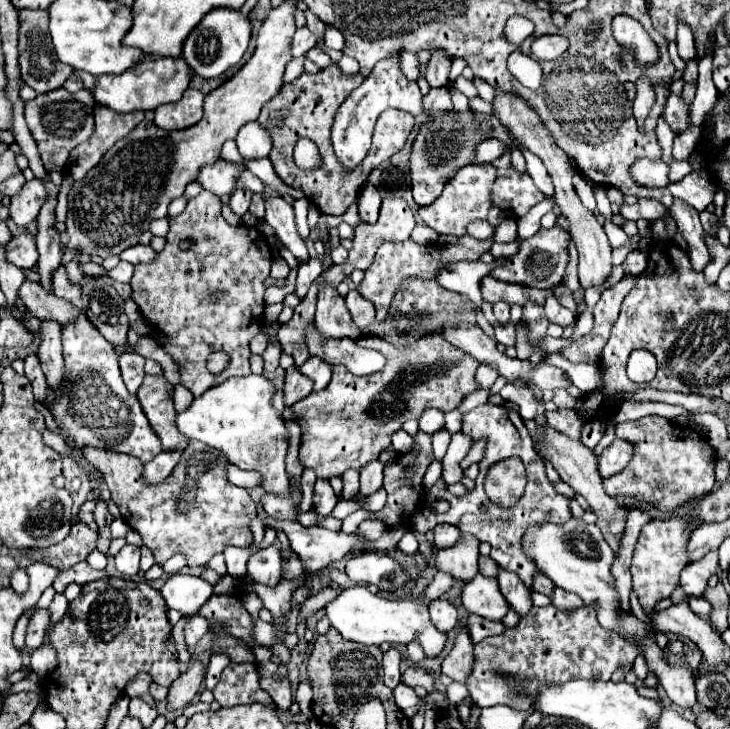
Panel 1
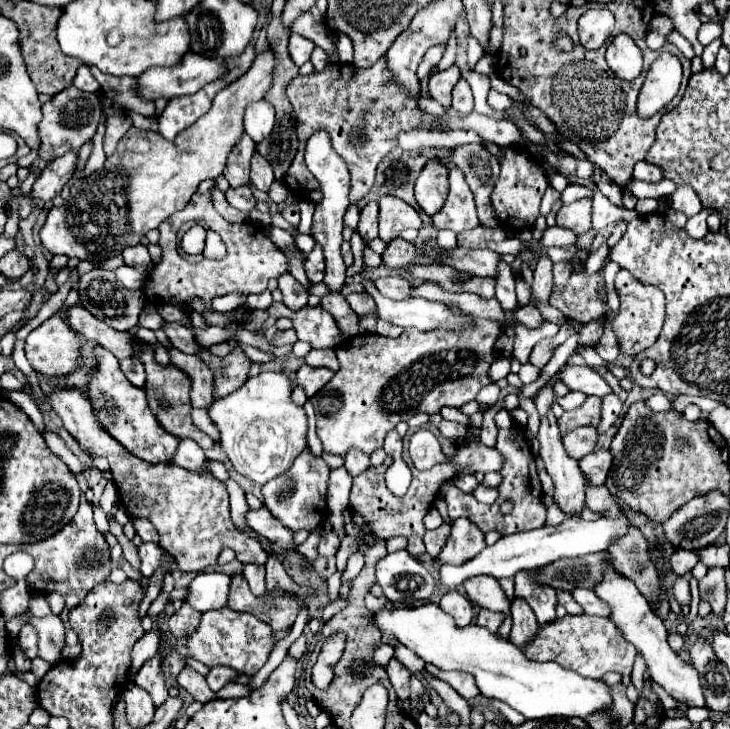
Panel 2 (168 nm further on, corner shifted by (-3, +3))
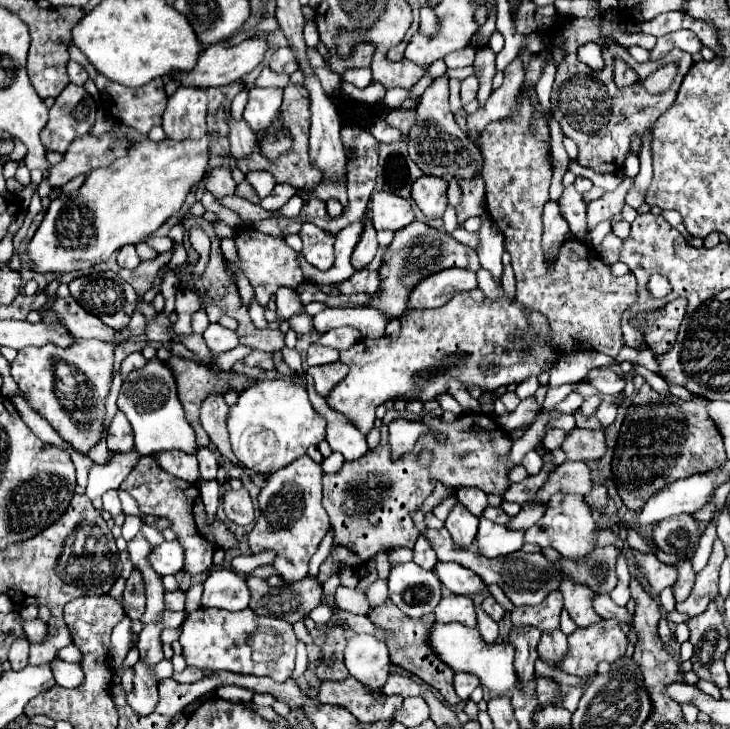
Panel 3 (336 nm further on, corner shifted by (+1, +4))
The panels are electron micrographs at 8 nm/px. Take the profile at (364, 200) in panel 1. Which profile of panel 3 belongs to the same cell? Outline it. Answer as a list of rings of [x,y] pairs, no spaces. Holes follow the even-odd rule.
[[[364,215],[364,231],[360,235],[360,241],[352,253],[352,265],[354,269],[364,269],[376,255],[378,243],[376,243],[376,229],[372,227],[370,215]]]

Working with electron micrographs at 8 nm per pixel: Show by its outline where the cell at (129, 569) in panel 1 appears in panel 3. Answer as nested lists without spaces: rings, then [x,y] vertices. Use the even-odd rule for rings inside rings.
[[[164,541],[162,545],[154,547],[150,551],[150,565],[152,569],[158,573],[158,575],[174,575],[182,569],[182,561],[184,561],[184,553],[182,553],[182,547],[174,541],[174,543],[168,543]]]

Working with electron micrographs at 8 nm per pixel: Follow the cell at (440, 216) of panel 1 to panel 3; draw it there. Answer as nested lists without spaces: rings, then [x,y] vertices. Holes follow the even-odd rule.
[[[452,179],[448,183],[448,205],[452,205],[456,209],[460,203],[462,203],[462,187],[456,179]]]

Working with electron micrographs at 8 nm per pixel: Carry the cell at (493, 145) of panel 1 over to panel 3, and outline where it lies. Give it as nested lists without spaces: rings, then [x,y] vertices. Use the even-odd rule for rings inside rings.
[[[448,75],[436,77],[420,97],[420,103],[416,107],[416,121],[408,135],[408,153],[426,175],[436,175],[436,177],[450,175],[470,181],[478,175],[478,171],[482,171],[484,165],[482,153],[468,139],[466,131],[462,131],[456,125],[454,115],[448,107]]]

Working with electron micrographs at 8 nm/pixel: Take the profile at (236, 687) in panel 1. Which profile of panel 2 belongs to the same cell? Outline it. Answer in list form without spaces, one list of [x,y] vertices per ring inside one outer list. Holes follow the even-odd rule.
[[[216,666],[216,668],[212,668],[208,674],[206,674],[206,680],[208,680],[208,686],[214,690],[214,692],[218,692],[224,684],[228,684],[230,682],[230,678],[234,678],[234,676],[238,676],[238,672],[234,672],[232,668],[228,668],[228,666]]]

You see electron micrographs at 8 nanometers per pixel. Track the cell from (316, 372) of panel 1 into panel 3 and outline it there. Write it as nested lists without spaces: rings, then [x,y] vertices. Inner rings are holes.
[[[310,345],[308,349],[308,365],[326,365],[338,361],[338,351],[322,345]]]

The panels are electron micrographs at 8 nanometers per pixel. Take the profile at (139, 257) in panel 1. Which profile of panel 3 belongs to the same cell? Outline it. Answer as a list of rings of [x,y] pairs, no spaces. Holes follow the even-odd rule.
[[[126,245],[118,251],[118,265],[126,267],[126,269],[136,269],[142,263],[142,259],[136,253],[134,245]]]

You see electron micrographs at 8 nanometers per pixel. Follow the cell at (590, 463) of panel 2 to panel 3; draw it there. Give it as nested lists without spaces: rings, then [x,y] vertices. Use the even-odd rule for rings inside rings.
[[[584,461],[562,463],[552,473],[552,477],[548,477],[548,481],[540,487],[540,491],[536,493],[536,499],[548,503],[550,495],[556,491],[588,495],[592,491],[592,469]]]

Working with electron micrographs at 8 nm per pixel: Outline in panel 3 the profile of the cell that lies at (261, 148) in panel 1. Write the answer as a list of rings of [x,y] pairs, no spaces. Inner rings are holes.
[[[250,89],[244,109],[244,121],[254,133],[268,129],[270,121],[278,115],[282,103],[282,89]]]

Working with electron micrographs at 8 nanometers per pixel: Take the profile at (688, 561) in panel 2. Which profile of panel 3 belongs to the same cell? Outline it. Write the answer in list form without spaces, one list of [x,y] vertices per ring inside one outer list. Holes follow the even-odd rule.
[[[636,553],[636,563],[640,565],[642,573],[648,577],[648,581],[656,593],[660,593],[664,587],[672,587],[676,583],[676,577],[678,577],[676,567],[658,561],[656,555]]]

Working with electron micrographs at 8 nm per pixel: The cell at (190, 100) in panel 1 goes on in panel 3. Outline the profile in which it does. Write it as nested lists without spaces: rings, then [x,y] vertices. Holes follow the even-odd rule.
[[[178,87],[168,99],[168,107],[162,115],[162,129],[168,139],[200,139],[206,129],[206,105],[208,97],[196,87]]]

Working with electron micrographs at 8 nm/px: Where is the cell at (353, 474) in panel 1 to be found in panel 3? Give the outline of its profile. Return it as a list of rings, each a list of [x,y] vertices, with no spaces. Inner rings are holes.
[[[312,385],[308,387],[308,395],[310,395],[310,403],[314,405],[316,413],[320,413],[328,421],[326,441],[330,443],[332,451],[342,453],[346,461],[356,461],[362,455],[366,455],[366,451],[368,451],[366,437],[362,437],[362,433],[350,421],[346,421],[342,415],[332,413],[326,399],[318,397],[312,389]]]

